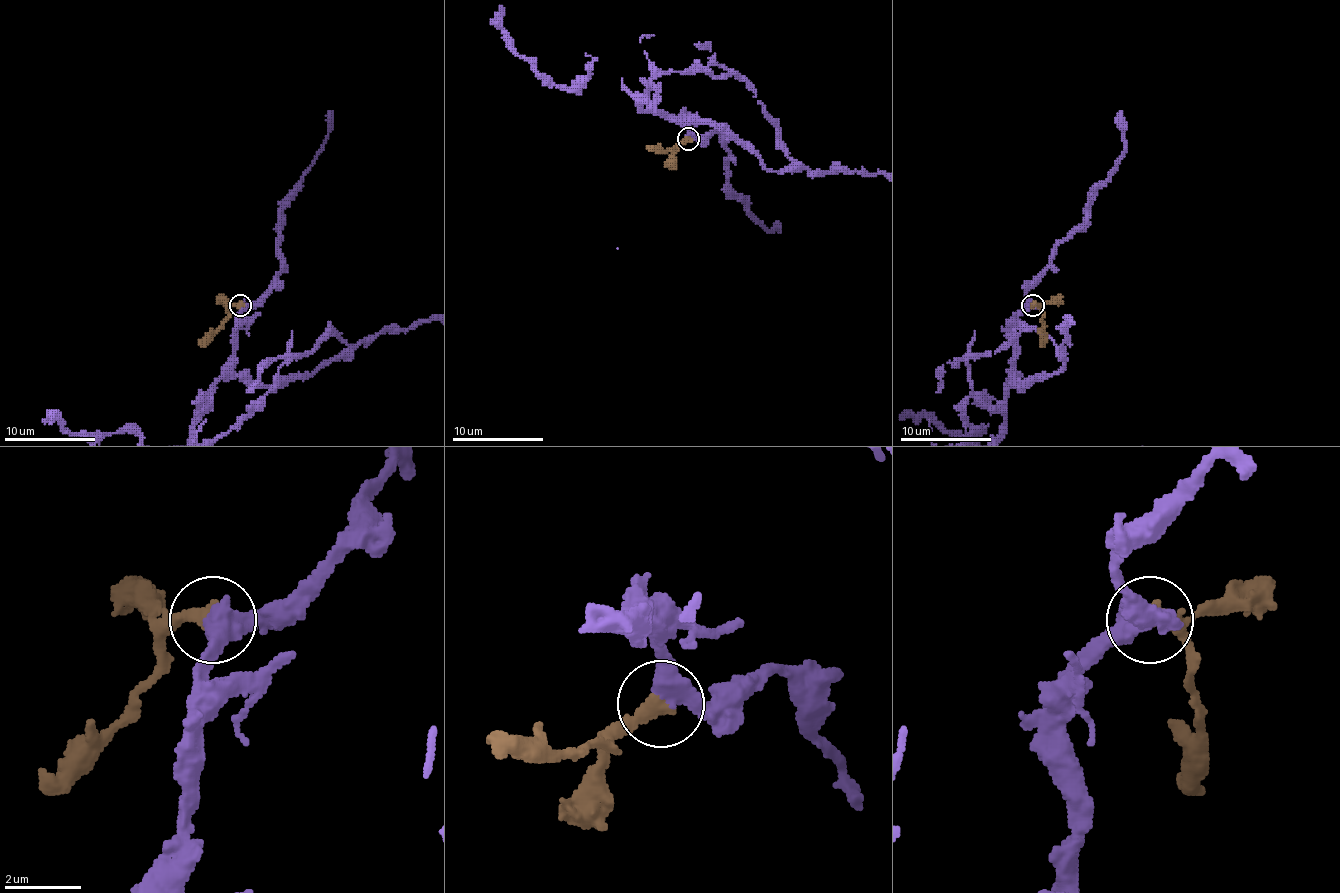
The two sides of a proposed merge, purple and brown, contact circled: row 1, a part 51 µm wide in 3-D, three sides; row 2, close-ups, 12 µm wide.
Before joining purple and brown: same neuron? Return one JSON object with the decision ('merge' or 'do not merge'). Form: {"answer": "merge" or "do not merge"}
{"answer": "merge"}

